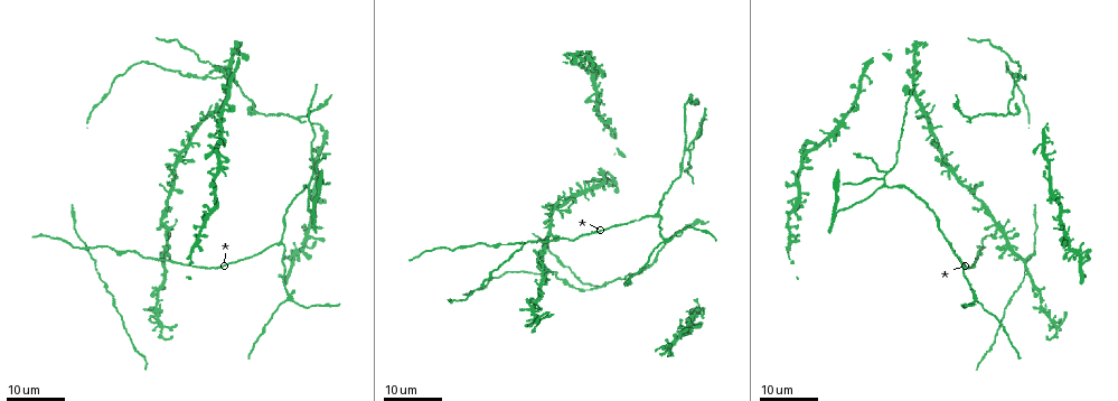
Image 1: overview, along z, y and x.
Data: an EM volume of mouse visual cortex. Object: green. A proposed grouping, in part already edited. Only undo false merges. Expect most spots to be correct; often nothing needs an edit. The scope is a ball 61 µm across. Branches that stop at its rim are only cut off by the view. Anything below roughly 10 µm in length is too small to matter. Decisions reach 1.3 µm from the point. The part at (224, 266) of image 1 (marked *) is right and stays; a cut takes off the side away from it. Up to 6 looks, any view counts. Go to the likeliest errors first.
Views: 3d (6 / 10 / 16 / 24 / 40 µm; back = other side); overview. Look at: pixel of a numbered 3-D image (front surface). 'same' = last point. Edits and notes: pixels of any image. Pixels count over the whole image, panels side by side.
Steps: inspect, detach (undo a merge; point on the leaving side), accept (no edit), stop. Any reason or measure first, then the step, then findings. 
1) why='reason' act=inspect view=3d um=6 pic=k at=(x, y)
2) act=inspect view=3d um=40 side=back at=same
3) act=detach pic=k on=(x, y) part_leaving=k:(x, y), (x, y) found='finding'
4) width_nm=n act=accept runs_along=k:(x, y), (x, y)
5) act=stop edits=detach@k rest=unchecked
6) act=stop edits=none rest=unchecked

why='looks like a crossing' act=inspect view=3d um=16 pic=1 at=(1013, 247)

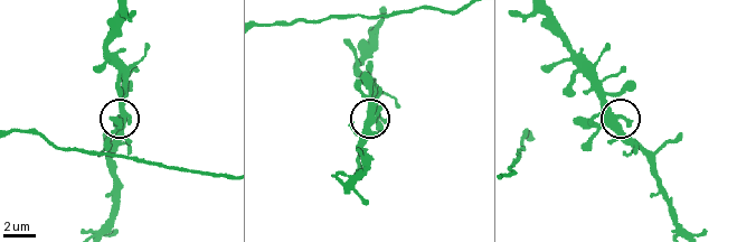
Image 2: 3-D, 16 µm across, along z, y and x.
act=inspect view=3d um=10 pic=2 at=(613, 114)

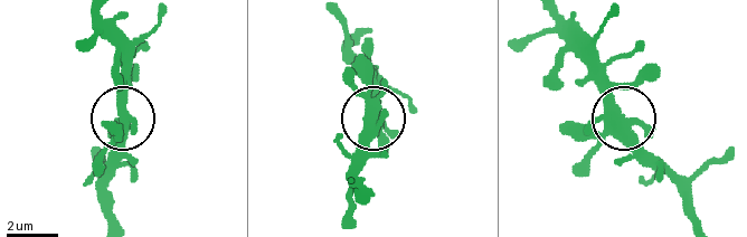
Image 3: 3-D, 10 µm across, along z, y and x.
act=accept found='continuous, no second neuron'

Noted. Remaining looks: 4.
why='branch point' act=inspect view=3d um=16 pic=1 at=(282, 241)

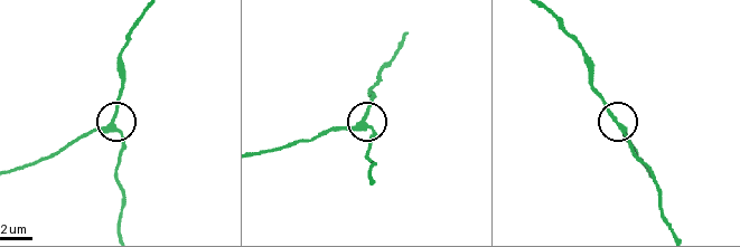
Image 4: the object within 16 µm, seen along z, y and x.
act=inspect view=3d um=10 pic=4 at=(616, 121)

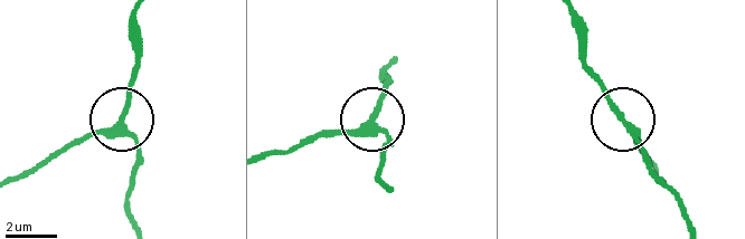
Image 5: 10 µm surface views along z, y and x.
act=inspect view=3d um=6 pic=5 at=(370, 120)

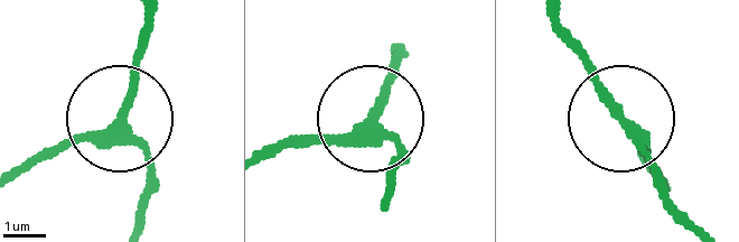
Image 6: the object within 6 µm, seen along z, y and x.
arms=3 act=accept runs_along=6:(15, 177), (119, 120), (143, 166), (143, 216) found='continuous, no second neuron'

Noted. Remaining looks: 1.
act=stop edits=none rest=unchecked

